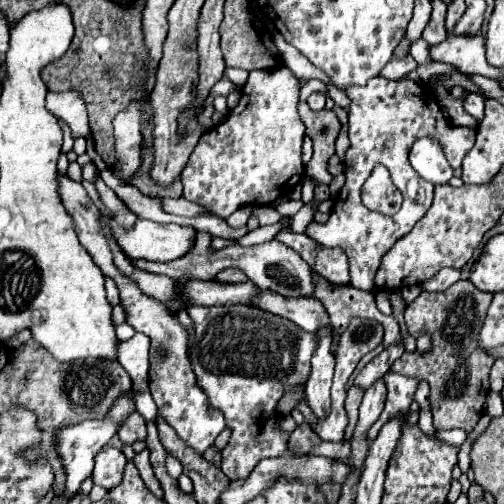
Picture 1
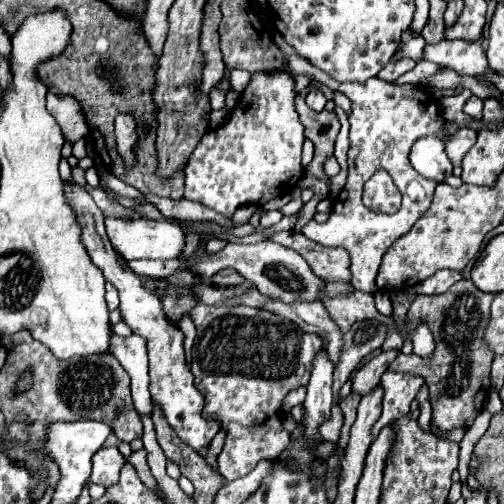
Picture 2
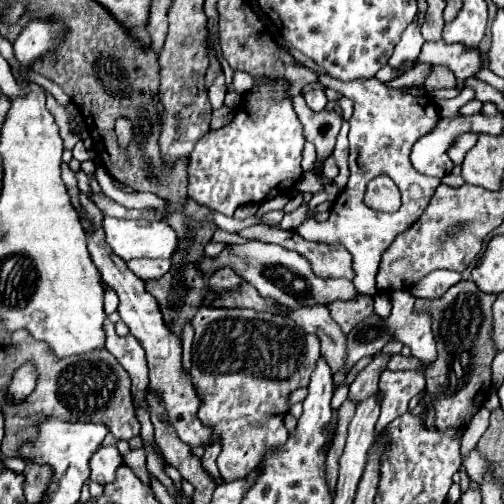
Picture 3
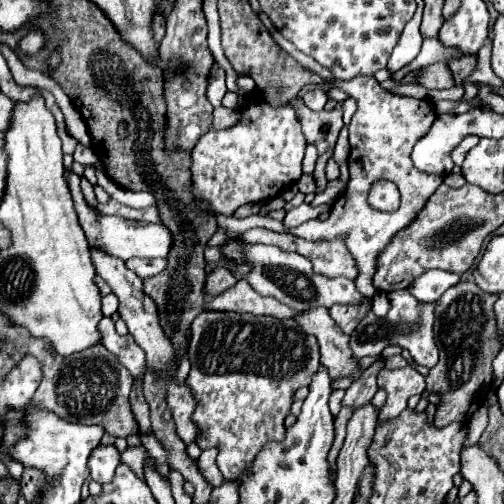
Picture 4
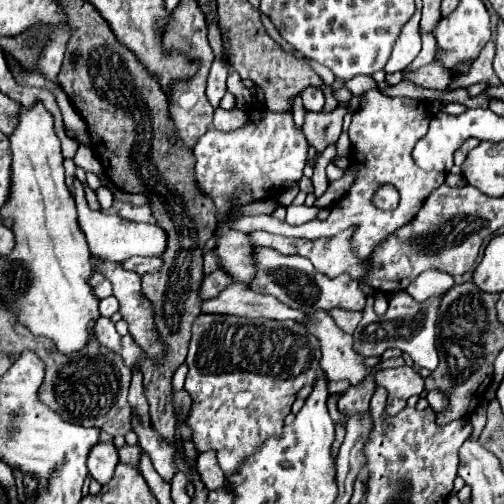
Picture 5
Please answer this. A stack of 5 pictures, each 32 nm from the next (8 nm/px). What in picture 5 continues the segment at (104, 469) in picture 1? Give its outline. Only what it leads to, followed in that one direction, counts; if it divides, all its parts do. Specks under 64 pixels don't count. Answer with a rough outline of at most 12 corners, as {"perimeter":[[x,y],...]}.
{"perimeter":[[98,442],[88,456],[90,476],[100,484],[112,480],[118,450]]}

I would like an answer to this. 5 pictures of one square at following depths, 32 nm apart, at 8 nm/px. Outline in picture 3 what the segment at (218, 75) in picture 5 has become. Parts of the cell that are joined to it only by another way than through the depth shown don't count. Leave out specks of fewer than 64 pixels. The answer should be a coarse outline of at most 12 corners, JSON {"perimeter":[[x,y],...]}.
{"perimeter":[[224,76],[208,90],[212,108],[224,106]]}

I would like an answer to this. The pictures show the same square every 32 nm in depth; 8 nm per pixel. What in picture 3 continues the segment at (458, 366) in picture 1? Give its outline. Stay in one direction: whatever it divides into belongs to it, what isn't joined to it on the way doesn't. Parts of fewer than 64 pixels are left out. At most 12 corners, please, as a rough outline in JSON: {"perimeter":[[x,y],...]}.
{"perimeter":[[462,280],[434,300],[438,358],[424,374],[440,430],[466,428],[490,390],[494,294]]}

